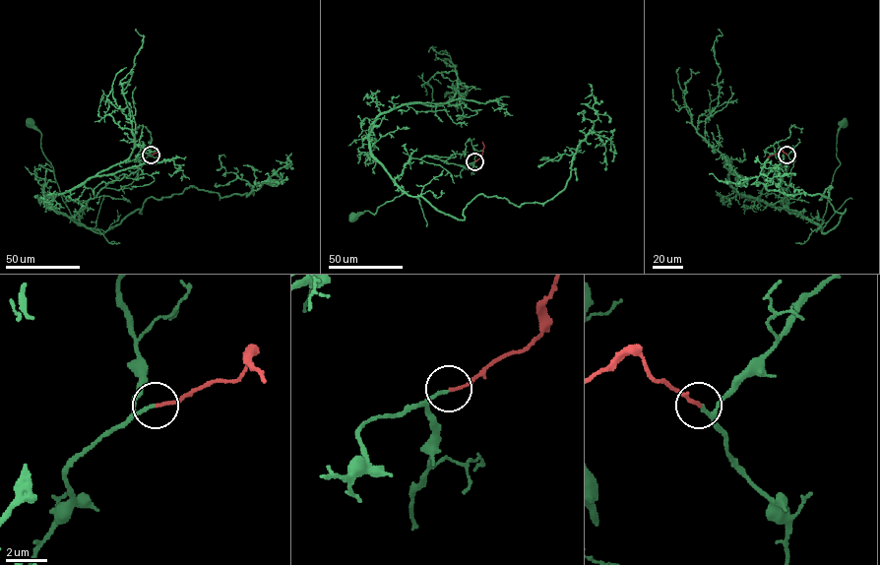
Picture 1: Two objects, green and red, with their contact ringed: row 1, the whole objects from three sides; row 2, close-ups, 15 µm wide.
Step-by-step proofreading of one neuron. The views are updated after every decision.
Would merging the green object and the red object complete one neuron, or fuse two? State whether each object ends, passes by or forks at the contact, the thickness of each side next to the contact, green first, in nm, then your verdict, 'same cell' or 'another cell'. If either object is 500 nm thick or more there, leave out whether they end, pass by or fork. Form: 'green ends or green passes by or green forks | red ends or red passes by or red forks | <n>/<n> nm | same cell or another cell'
green ends | red ends | 150/130 nm | same cell

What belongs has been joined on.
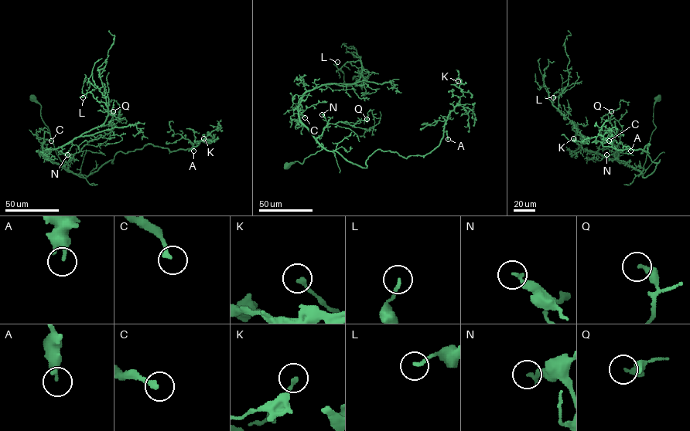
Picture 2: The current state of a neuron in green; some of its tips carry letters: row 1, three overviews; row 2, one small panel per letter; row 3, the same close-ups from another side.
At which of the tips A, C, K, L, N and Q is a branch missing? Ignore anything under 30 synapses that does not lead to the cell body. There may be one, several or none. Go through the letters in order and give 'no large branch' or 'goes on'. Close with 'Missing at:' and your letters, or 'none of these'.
A: no large branch
C: no large branch
K: no large branch
L: no large branch
N: no large branch
Q: no large branch
Missing at: none of these

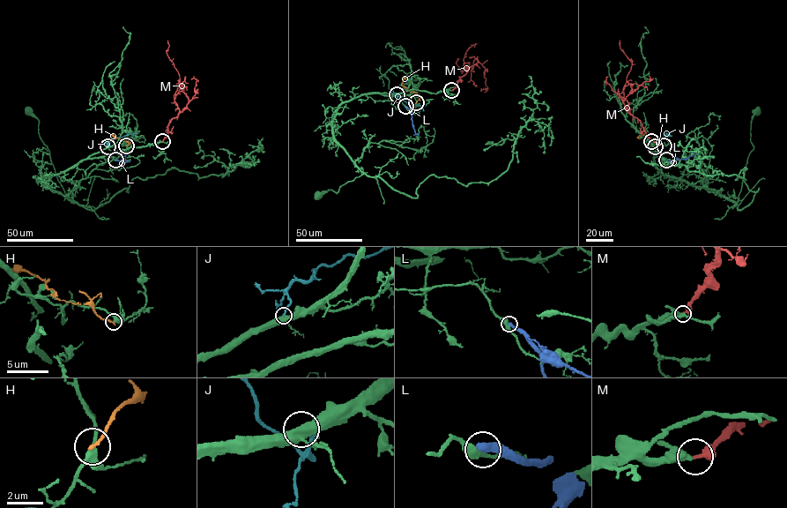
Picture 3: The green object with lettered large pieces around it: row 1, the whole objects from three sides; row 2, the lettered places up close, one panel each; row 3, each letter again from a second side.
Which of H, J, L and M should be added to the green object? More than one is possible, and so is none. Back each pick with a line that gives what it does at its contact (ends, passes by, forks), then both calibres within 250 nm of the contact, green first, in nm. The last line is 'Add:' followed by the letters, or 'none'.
M: It ends there. Thickness 440 nm (green) against 340 nm
Add: M

